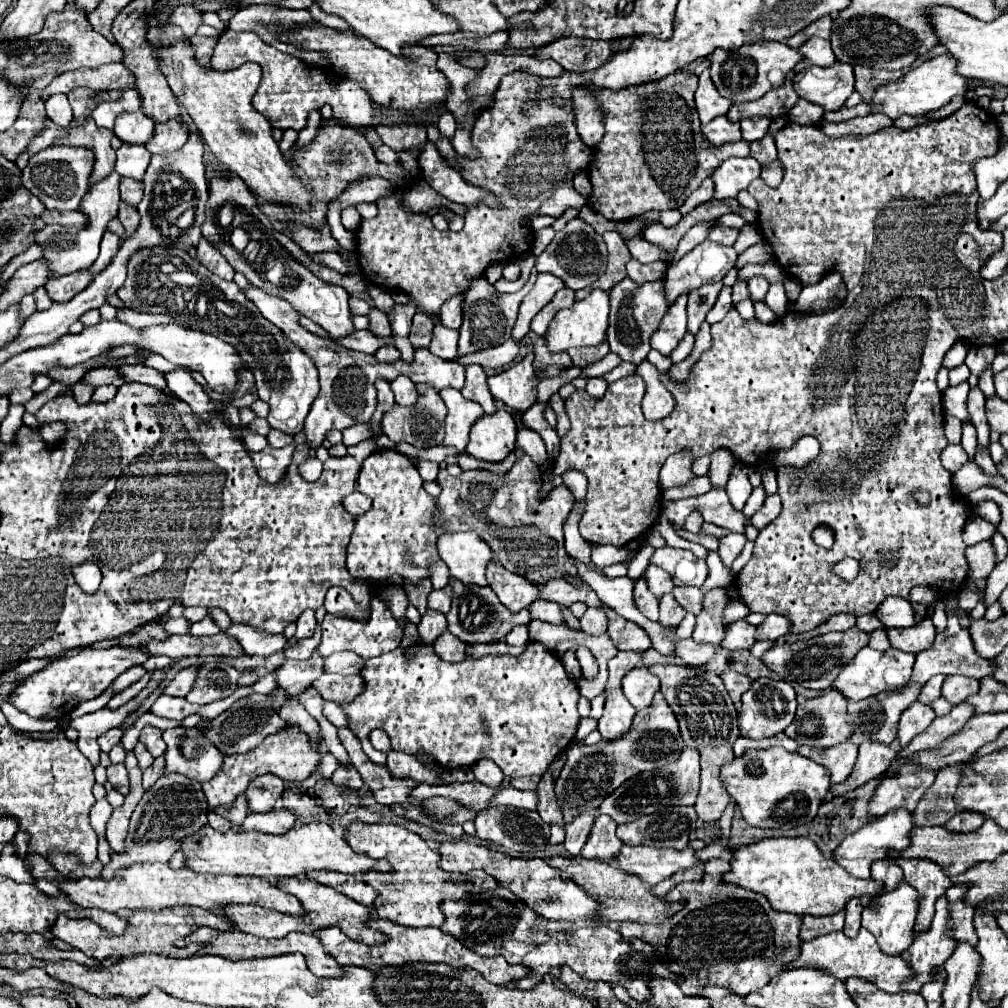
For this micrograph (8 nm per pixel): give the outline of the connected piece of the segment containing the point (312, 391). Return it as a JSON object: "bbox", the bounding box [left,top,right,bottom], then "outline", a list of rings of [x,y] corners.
{"bbox":[118,247,320,435],"outline":[[[144,247],[128,259],[128,277],[118,289],[118,297],[128,309],[166,313],[190,325],[198,323],[206,333],[234,345],[254,373],[258,397],[270,405],[266,417],[270,427],[288,435],[302,431],[310,405],[320,391],[316,367],[276,325],[260,315],[256,305],[244,297],[234,281],[224,281],[210,273],[182,249]]]}

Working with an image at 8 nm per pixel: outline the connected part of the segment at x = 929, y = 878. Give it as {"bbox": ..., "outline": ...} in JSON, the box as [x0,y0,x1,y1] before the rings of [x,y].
{"bbox":[898,859,952,937],"outline":[[[898,859],[900,867],[904,867],[904,881],[912,885],[918,891],[918,915],[914,925],[914,937],[920,931],[928,931],[932,915],[934,915],[934,903],[938,897],[946,893],[946,889],[952,885],[948,875],[944,875],[942,867],[936,867],[936,863],[926,859]]]}

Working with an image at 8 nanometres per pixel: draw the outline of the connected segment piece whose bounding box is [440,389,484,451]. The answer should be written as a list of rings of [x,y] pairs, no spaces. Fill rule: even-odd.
[[[444,389],[440,395],[448,407],[444,445],[452,445],[458,451],[464,451],[468,445],[470,427],[476,423],[476,419],[484,417],[484,411],[478,403],[464,399],[456,389]]]

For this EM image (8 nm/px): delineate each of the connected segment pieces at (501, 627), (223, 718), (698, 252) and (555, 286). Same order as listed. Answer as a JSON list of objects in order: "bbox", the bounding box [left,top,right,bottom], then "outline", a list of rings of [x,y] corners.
[{"bbox":[446,579,530,645],"outline":[[[452,579],[450,585],[454,587],[454,601],[452,601],[452,611],[446,615],[448,631],[466,645],[504,641],[504,637],[512,631],[512,627],[530,623],[528,609],[524,609],[520,613],[508,611],[498,601],[496,593],[490,587],[464,587],[464,583],[456,583],[456,579]]]},{"bbox":[204,689,288,755],"outline":[[[274,689],[268,695],[252,693],[248,697],[242,697],[236,703],[232,703],[232,709],[228,709],[220,717],[212,719],[210,729],[206,729],[204,735],[208,739],[212,739],[212,743],[216,743],[216,747],[220,747],[220,751],[224,751],[226,755],[250,751],[252,747],[260,745],[262,739],[266,739],[268,735],[286,727],[286,721],[278,715],[278,711],[284,707],[286,699],[288,699],[288,695],[282,689]]]},{"bbox":[664,239,737,303],"outline":[[[706,239],[678,263],[668,267],[668,281],[664,283],[666,301],[674,303],[682,293],[694,291],[704,283],[722,281],[724,275],[735,266],[737,257],[733,246],[718,245]]]},{"bbox":[512,273,564,341],"outline":[[[540,273],[536,279],[534,289],[524,297],[524,301],[520,303],[520,311],[518,311],[518,319],[514,323],[512,329],[512,339],[520,341],[528,331],[530,331],[530,321],[532,317],[552,301],[552,297],[556,295],[558,289],[562,289],[564,283],[562,279],[554,279],[548,273]]]}]

